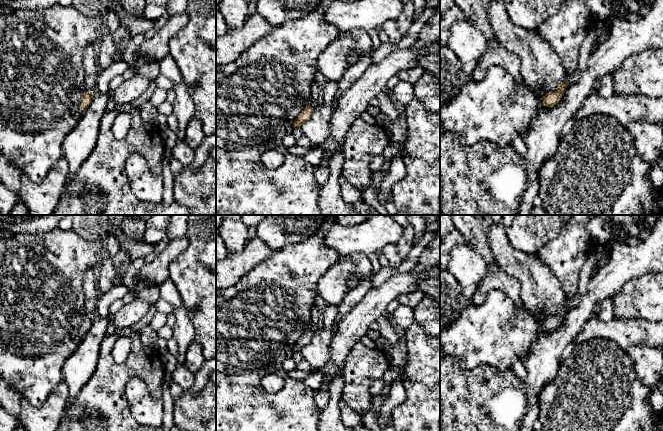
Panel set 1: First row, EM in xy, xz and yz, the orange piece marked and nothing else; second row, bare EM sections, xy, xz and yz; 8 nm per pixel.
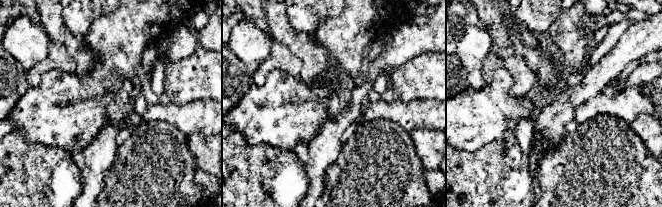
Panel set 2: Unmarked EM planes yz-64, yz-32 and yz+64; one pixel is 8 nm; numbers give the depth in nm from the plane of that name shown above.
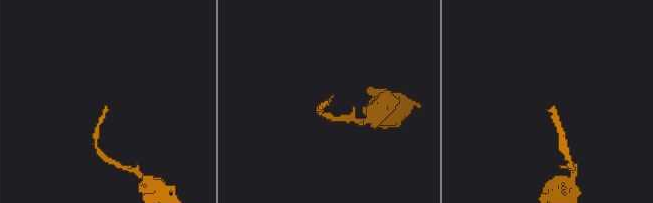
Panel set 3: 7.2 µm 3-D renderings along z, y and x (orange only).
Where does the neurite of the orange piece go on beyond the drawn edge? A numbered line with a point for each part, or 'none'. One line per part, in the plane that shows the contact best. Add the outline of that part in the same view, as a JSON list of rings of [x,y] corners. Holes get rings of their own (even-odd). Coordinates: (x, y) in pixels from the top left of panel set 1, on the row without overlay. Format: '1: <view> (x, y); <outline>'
1: yz (541, 293); [[[483,222],[496,264],[520,282],[524,307],[540,320],[556,315],[568,300],[557,278],[535,255],[513,249],[501,223]]]

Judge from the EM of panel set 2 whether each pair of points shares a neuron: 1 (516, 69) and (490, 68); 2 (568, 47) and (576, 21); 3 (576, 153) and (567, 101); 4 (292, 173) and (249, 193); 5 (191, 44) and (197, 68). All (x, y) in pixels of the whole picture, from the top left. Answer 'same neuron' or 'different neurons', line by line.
1: same neuron
2: same neuron
3: different neurons
4: same neuron
5: different neurons

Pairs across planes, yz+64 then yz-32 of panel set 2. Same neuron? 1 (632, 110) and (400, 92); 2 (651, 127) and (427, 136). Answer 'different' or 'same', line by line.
1: different
2: same

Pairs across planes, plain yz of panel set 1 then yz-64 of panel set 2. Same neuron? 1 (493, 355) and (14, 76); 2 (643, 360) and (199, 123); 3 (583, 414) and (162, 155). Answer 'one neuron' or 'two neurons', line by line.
1: two neurons
2: two neurons
3: one neuron

